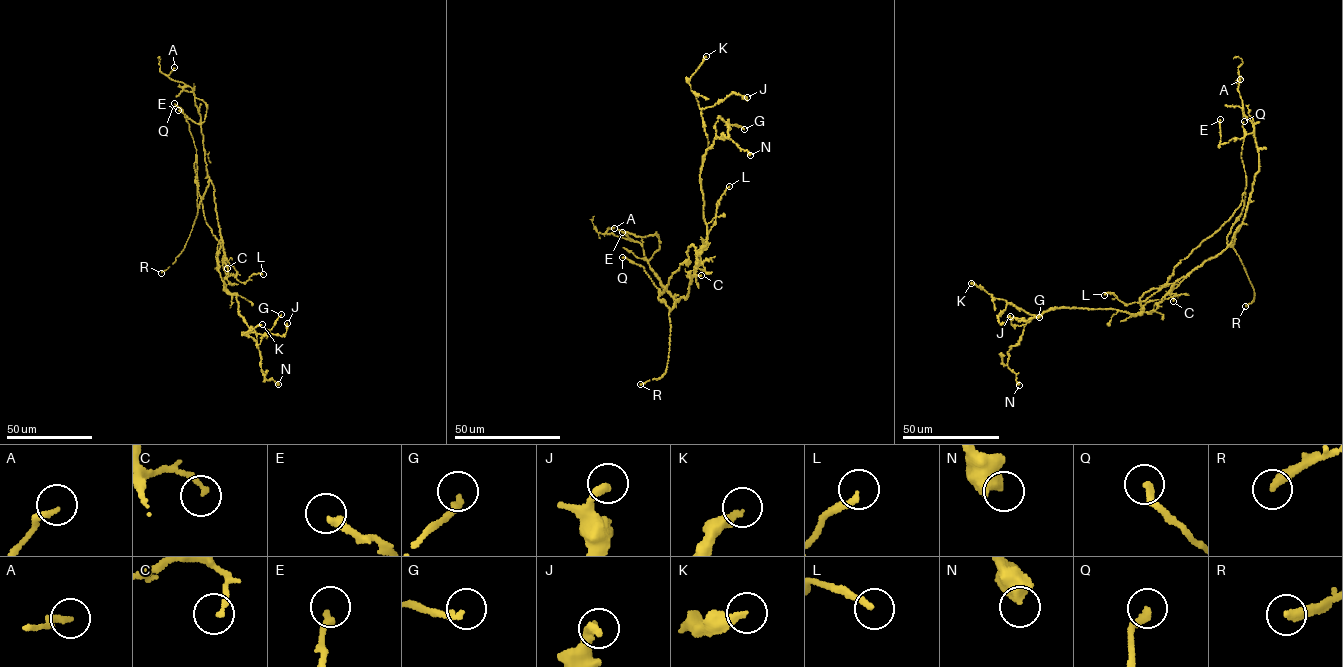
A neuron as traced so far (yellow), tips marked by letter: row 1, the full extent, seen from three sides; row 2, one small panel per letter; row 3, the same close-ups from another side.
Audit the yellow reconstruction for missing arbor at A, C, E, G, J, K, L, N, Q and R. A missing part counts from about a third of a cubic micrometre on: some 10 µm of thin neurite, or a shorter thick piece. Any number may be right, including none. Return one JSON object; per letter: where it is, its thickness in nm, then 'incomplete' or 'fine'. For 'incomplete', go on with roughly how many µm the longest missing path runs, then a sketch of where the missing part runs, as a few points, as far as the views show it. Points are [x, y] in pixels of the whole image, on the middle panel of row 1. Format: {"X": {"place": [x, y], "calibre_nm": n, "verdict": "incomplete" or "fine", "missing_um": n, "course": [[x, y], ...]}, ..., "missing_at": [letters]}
{"A": {"place": [614, 228], "calibre_nm": 200, "verdict": "fine"}, "C": {"place": [701, 275], "calibre_nm": 170, "verdict": "fine"}, "E": {"place": [622, 232], "calibre_nm": 280, "verdict": "fine"}, "G": {"place": [744, 129], "calibre_nm": 200, "verdict": "fine"}, "J": {"place": [747, 97], "calibre_nm": 300, "verdict": "fine"}, "K": {"place": [706, 56], "calibre_nm": 260, "verdict": "fine"}, "L": {"place": [729, 186], "calibre_nm": 220, "verdict": "fine"}, "N": {"place": [750, 155], "calibre_nm": 550, "verdict": "fine"}, "Q": {"place": [622, 257], "calibre_nm": 240, "verdict": "incomplete", "missing_um": 45}, "R": {"place": [640, 384], "calibre_nm": 340, "verdict": "fine"}, "missing_at": ["Q"]}

